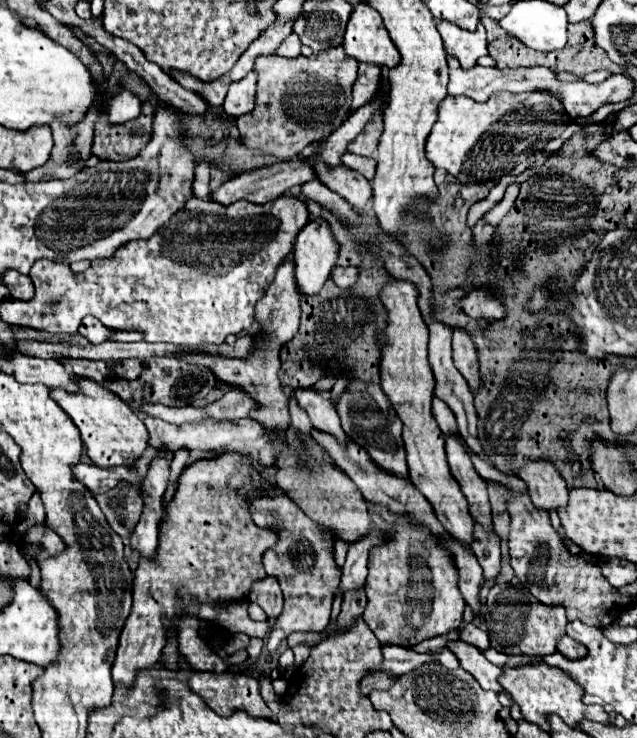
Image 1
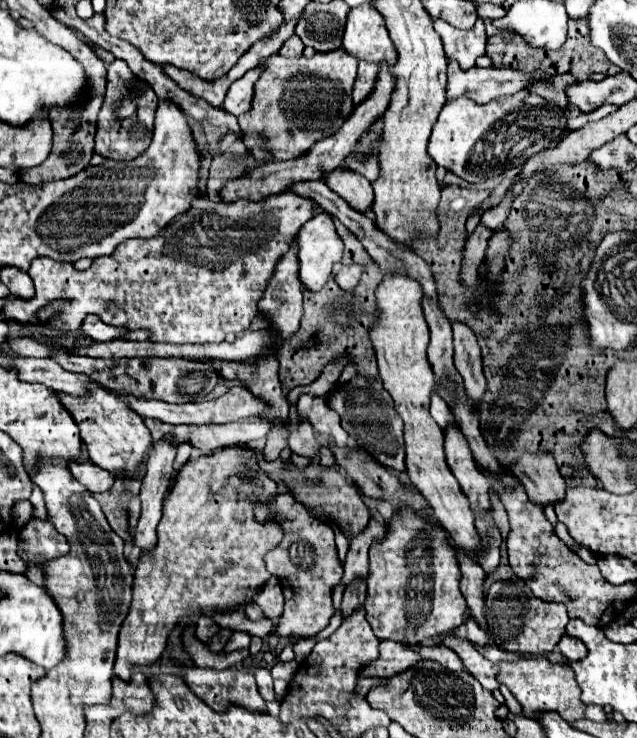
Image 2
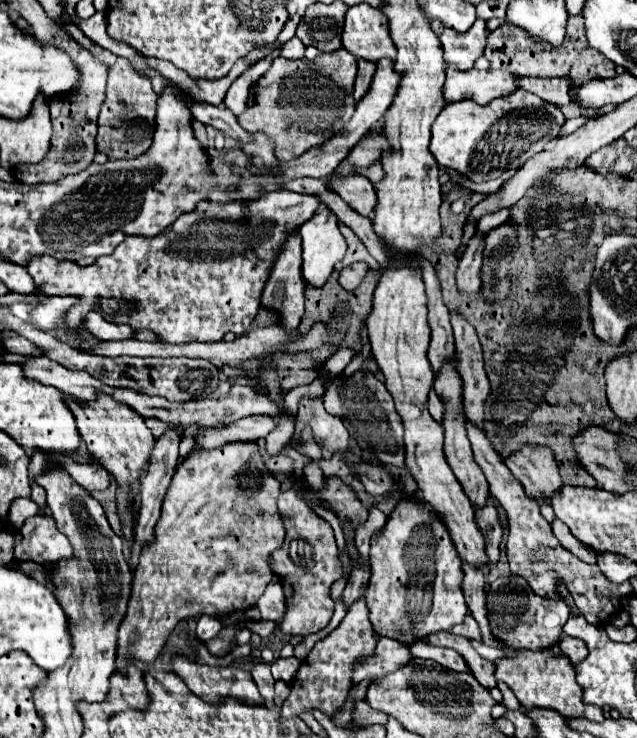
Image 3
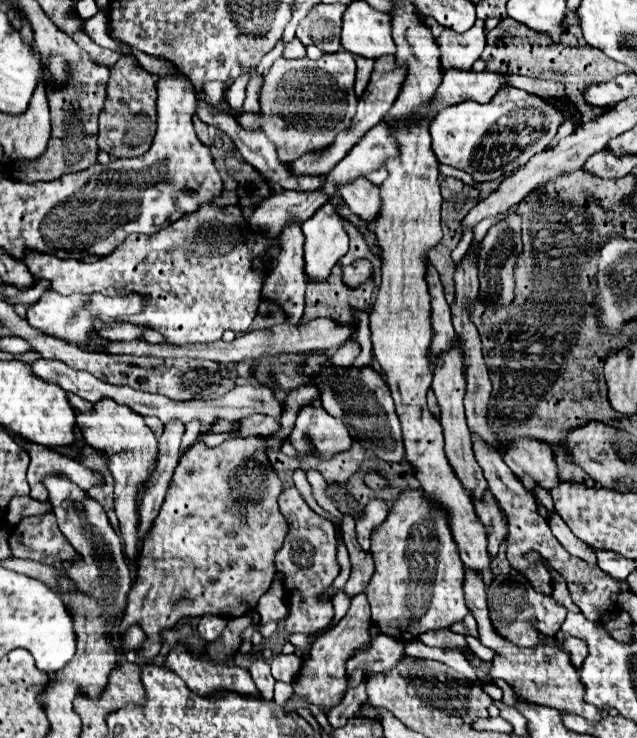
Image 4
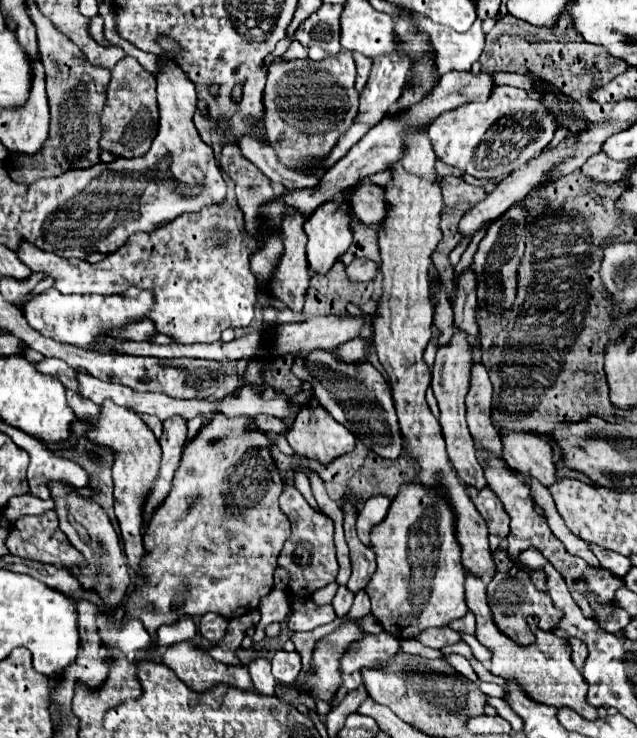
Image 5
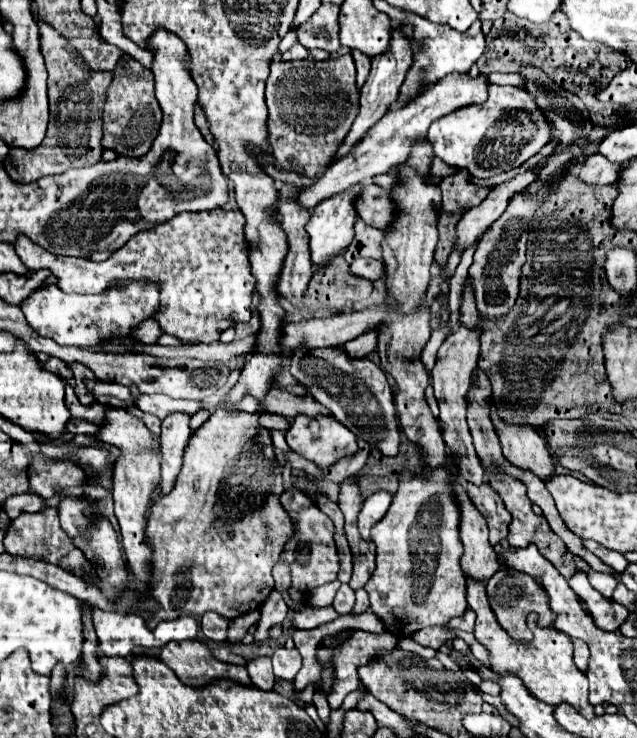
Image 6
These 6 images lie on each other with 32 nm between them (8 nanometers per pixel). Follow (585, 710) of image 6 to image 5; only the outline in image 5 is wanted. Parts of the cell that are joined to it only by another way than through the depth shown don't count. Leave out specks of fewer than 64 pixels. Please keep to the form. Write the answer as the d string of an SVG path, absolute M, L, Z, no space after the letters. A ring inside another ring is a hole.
M466 574L466 604L476 614L476 638L480 644L484 644L492 652L490 660L490 672L502 678L516 678L520 686L528 692L528 696L536 702L560 708L570 706L586 720L596 720L596 708L586 702L588 686L584 684L584 676L580 676L580 670L572 664L572 650L568 648L568 640L564 636L558 636L556 632L536 632L536 640L530 646L512 644L508 636L500 634L492 612L486 602L486 584L482 578Z

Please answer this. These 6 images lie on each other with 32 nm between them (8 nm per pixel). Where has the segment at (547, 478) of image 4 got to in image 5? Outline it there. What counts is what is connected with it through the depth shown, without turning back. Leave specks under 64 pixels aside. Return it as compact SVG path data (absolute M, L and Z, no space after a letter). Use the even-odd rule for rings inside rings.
M502 430L502 458L504 462L520 472L524 478L534 476L544 486L550 486L556 480L556 464L552 460L552 448L546 438L540 438L534 432L514 432Z

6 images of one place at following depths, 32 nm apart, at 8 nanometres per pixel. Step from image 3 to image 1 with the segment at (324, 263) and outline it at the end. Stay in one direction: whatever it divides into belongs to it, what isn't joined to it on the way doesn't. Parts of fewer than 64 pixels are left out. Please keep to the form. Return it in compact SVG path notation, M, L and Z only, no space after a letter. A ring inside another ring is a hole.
M324 218L310 220L296 236L294 262L302 294L318 294L332 266L338 262L340 244Z

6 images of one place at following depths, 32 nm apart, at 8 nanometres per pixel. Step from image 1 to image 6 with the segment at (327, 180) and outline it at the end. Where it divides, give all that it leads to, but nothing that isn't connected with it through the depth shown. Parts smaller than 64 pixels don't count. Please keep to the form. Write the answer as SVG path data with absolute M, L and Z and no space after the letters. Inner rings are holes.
M370 182L364 192L360 194L360 198L356 200L356 210L358 216L378 228L384 230L388 228L388 224L392 224L392 216L396 216L396 202L390 198L390 192L386 192L384 188L380 188L378 184Z

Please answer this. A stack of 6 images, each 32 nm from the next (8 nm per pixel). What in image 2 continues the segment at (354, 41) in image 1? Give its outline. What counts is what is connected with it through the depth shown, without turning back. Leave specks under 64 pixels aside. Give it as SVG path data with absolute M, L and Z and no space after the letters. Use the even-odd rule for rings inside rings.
M370 4L352 8L348 12L342 46L348 54L366 62L396 62L396 48L388 40L388 30L384 28L384 16L376 12Z

